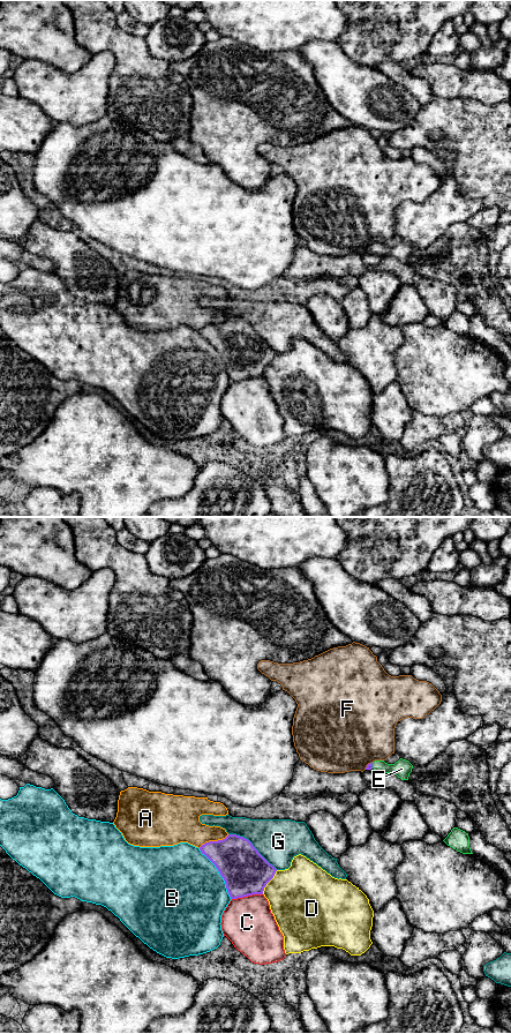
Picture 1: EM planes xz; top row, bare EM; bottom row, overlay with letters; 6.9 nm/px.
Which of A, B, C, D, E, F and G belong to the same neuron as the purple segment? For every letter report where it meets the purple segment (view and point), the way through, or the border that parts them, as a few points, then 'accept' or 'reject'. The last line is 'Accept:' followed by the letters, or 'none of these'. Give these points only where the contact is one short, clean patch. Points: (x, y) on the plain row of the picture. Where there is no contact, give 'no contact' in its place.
A: contact xz (213, 324); reject
B: contact xz (219, 356); reject
C: contact xz (247, 379); reject
D: contact xz (269, 364); reject
E: contact xz (372, 248); way xz (369, 249), (372, 248), (401, 252); accept
F: contact xz (368, 247); reject
G: contact xz (253, 329); reject
Accept: E

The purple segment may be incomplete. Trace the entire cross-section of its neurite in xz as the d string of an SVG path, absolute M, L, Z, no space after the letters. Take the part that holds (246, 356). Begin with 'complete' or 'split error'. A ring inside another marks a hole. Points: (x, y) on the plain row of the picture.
complete | M236 317L205 325L200 334L218 352L231 382L263 377L277 354L248 322Z

